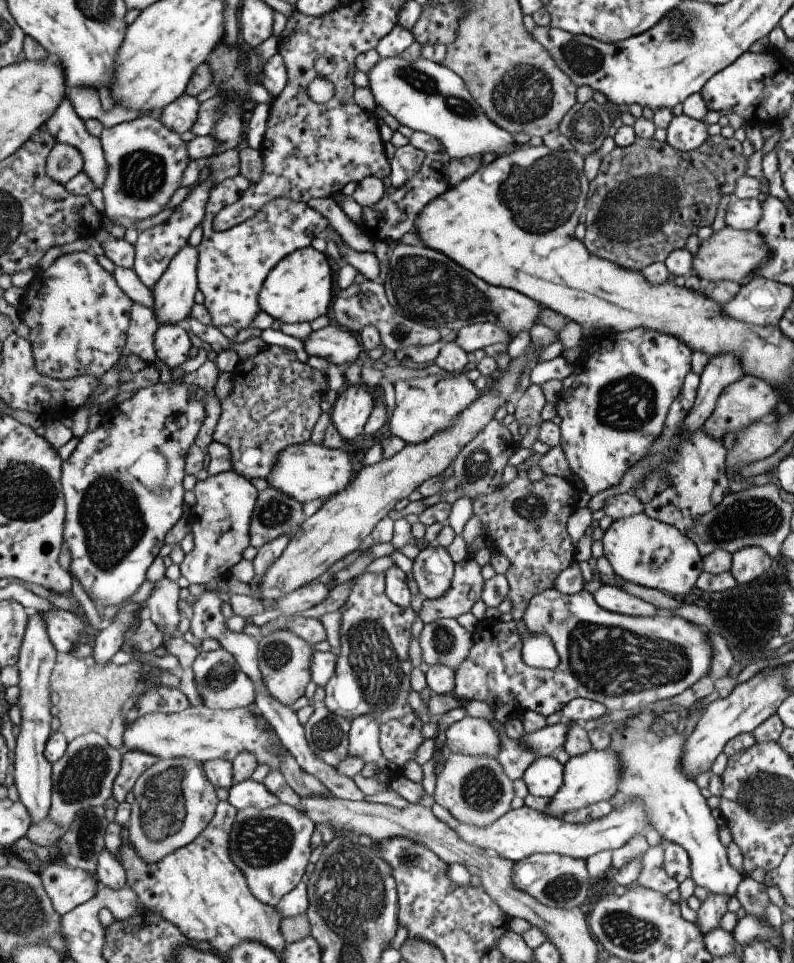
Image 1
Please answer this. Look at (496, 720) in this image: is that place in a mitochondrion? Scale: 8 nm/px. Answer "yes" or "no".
no

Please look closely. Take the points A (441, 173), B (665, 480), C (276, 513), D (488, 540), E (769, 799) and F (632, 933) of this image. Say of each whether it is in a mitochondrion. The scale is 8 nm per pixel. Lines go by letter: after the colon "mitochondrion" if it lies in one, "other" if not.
A: other
B: mitochondrion
C: mitochondrion
D: other
E: mitochondrion
F: mitochondrion

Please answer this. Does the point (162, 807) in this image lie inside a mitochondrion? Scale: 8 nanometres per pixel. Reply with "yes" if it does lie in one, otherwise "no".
yes

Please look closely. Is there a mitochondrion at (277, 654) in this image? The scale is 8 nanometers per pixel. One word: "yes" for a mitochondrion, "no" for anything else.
yes

